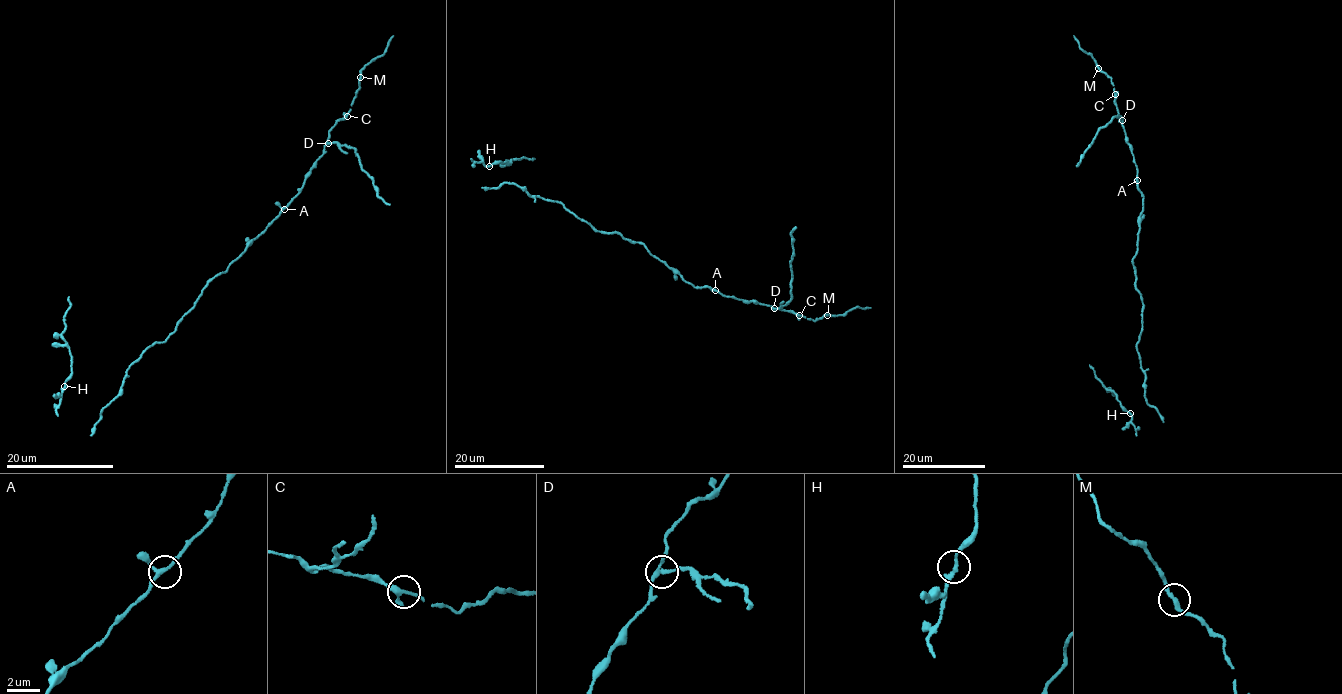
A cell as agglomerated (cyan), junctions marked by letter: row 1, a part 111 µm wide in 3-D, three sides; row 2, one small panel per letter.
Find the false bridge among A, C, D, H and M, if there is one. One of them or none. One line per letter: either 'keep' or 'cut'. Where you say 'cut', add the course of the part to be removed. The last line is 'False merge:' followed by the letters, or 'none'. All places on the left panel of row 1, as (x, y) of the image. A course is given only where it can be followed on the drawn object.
A: keep
C: keep
D: cut; course (327, 143), (337, 142), (355, 150), (362, 170), (371, 179), (377, 197), (390, 204)
H: keep
M: keep
False merge: D

